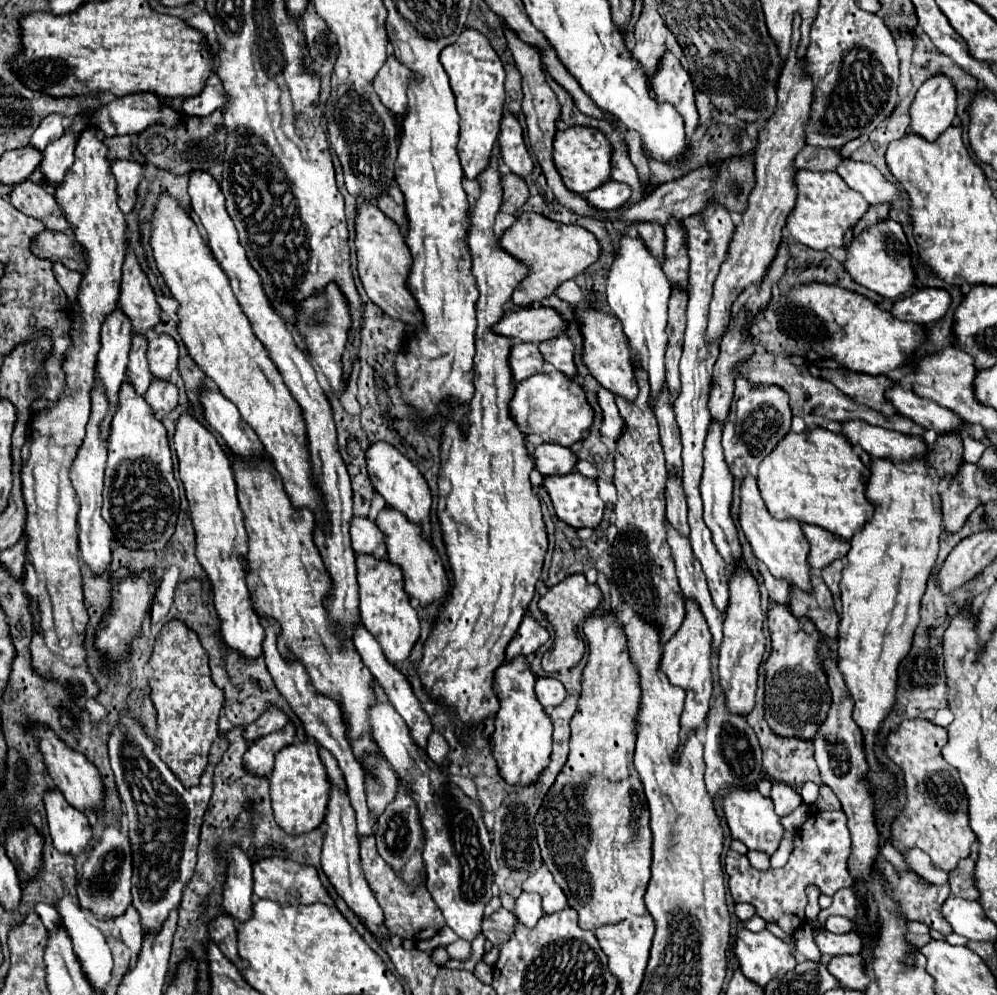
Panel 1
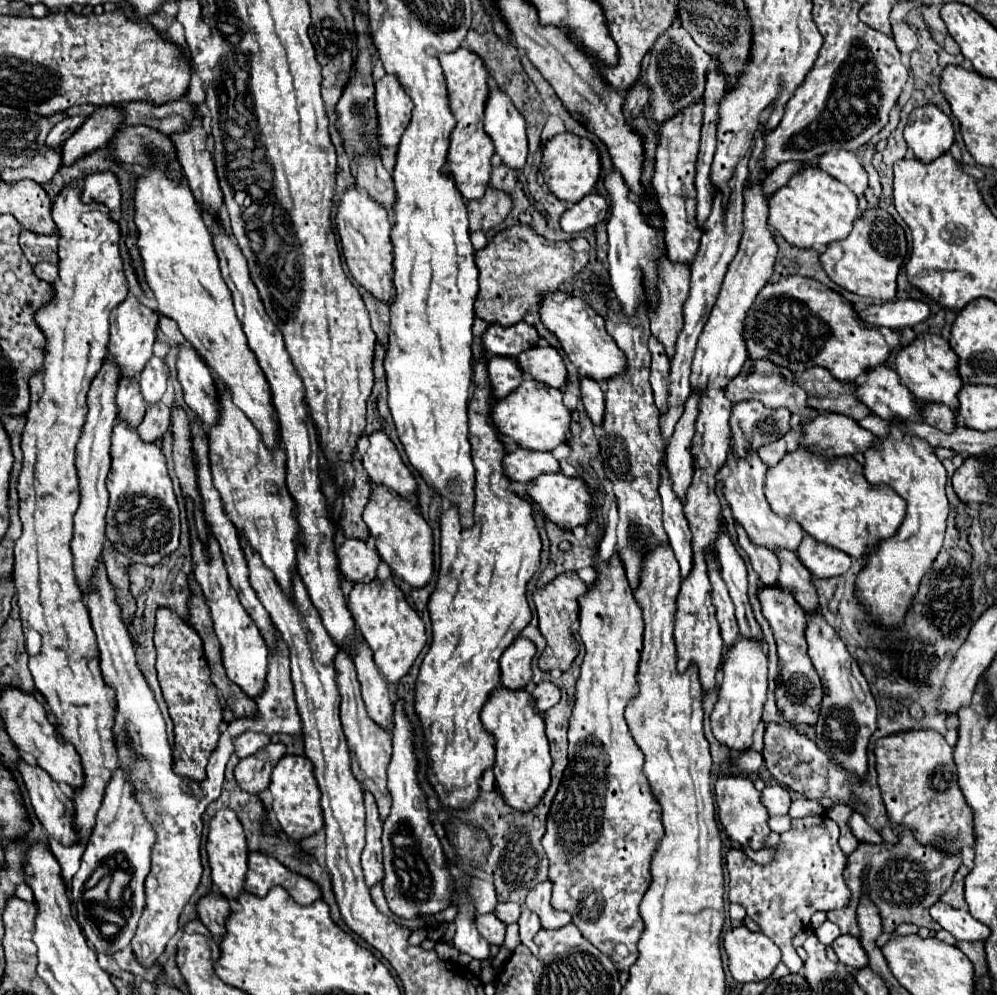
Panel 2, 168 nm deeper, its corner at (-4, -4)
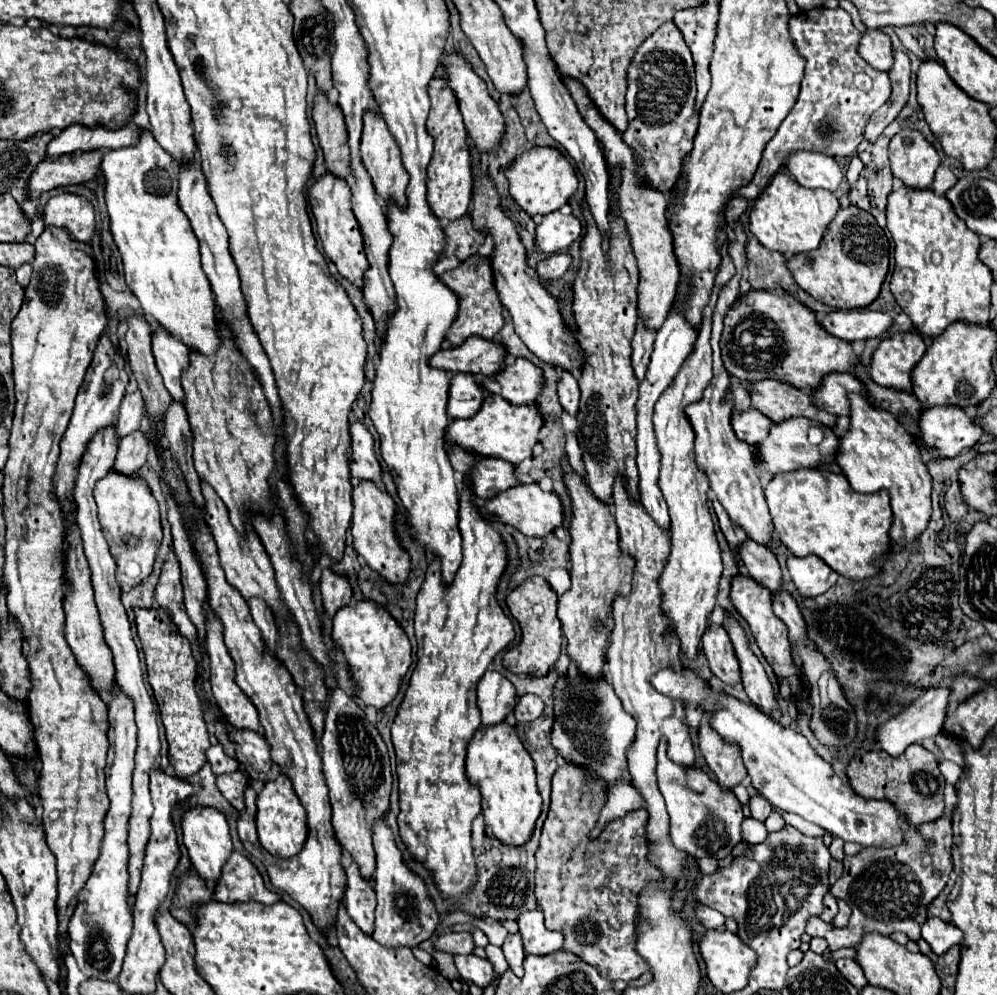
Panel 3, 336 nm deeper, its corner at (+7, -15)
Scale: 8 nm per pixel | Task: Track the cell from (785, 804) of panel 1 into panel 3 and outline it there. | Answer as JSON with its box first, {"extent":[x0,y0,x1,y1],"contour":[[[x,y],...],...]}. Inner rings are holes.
{"extent":[749,796,773,822],"contour":[[[753,796],[749,800],[749,806],[751,806],[751,818],[757,818],[761,822],[765,822],[767,816],[773,812],[773,806],[763,796]]]}

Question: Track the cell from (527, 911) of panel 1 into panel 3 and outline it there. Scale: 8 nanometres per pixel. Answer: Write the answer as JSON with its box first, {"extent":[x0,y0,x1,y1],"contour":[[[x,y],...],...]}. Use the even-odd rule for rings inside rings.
{"extent":[503,932,525,976],"contour":[[[519,932],[517,934],[509,934],[507,938],[505,938],[505,944],[503,944],[503,952],[505,952],[505,958],[507,958],[507,962],[509,962],[509,968],[515,972],[515,976],[523,976],[523,956],[525,956],[525,952],[523,952],[523,940],[521,940],[521,936],[519,936]]]}

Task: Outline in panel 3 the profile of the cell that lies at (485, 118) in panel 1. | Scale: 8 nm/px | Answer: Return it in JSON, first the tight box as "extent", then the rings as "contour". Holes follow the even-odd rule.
{"extent":[427,76,475,220],"contour":[[[445,76],[433,78],[427,86],[429,98],[431,98],[431,110],[427,116],[427,130],[435,138],[435,152],[431,158],[431,164],[427,168],[427,202],[437,218],[457,220],[463,214],[467,214],[471,204],[471,190],[475,176],[471,172],[471,146],[469,136],[465,130],[465,124],[461,120],[459,102],[455,98],[455,92],[449,88],[449,82]]]}

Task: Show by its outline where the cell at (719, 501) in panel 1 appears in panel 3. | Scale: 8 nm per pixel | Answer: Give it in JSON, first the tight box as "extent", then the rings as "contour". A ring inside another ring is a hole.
{"extent":[723,610,777,712],"contour":[[[723,610],[723,616],[725,616],[725,630],[727,630],[727,634],[729,634],[731,642],[733,642],[737,660],[741,664],[741,682],[743,682],[743,688],[745,688],[747,696],[757,706],[775,712],[777,702],[775,702],[773,688],[771,688],[769,678],[767,678],[767,674],[763,670],[763,664],[751,652],[751,646],[749,646],[749,640],[747,640],[747,634],[745,634],[743,626],[731,616],[731,612]]]}

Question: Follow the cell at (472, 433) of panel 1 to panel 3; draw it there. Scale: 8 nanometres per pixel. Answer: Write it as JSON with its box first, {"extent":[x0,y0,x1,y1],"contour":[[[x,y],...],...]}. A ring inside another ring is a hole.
{"extent":[391,482,515,900],"contour":[[[463,482],[463,490],[461,490],[461,498],[459,498],[459,530],[461,530],[461,536],[463,536],[463,562],[461,562],[461,566],[459,566],[459,570],[455,574],[455,580],[451,584],[443,582],[441,568],[439,568],[439,558],[437,556],[435,556],[435,560],[427,568],[427,578],[425,578],[425,582],[421,586],[421,592],[417,596],[417,610],[415,610],[417,666],[415,666],[415,672],[413,672],[413,676],[409,680],[409,688],[405,692],[405,698],[403,698],[401,706],[399,706],[395,722],[391,726],[391,738],[393,738],[393,746],[395,746],[395,754],[397,754],[397,764],[399,764],[397,766],[397,776],[399,776],[399,808],[401,808],[401,814],[399,814],[399,832],[401,832],[401,838],[407,844],[409,852],[433,872],[435,884],[441,890],[441,894],[447,896],[447,898],[453,898],[453,900],[457,900],[459,894],[463,894],[465,890],[469,890],[473,886],[473,882],[475,882],[475,860],[473,860],[473,848],[471,848],[471,822],[481,812],[481,794],[479,794],[479,786],[473,784],[467,778],[467,774],[465,774],[465,746],[471,740],[471,736],[475,734],[475,730],[481,726],[481,712],[477,708],[477,682],[485,674],[485,670],[493,662],[493,658],[501,650],[505,650],[513,642],[513,638],[515,638],[513,622],[509,620],[509,616],[505,614],[505,610],[497,602],[497,586],[499,586],[499,580],[505,574],[507,562],[509,562],[507,544],[505,544],[503,536],[491,526],[491,522],[487,522],[481,516],[479,508],[473,504],[473,498],[475,498],[475,494],[473,494],[473,488],[471,488],[471,482]]]}

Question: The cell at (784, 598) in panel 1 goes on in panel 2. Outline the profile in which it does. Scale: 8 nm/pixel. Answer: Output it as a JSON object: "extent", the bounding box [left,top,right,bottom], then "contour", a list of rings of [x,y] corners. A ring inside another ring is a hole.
{"extent":[736,523,778,585],"contour":[[[736,523],[736,531],[738,531],[738,543],[748,553],[754,571],[760,575],[760,581],[764,585],[778,585],[778,559],[776,559],[776,555],[770,553],[770,549],[762,547],[762,545],[754,545],[750,541],[750,537],[746,535],[746,531],[740,527],[740,523]]]}

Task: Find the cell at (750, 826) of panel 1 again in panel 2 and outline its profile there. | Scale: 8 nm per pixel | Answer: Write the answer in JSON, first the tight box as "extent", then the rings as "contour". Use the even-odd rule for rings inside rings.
{"extent":[714,775,770,849],"contour":[[[740,775],[718,777],[714,783],[714,795],[716,795],[718,819],[724,827],[726,837],[740,845],[748,845],[752,849],[762,849],[762,841],[770,833],[768,811],[760,803],[760,793],[754,789],[752,781],[748,777],[740,777]]]}

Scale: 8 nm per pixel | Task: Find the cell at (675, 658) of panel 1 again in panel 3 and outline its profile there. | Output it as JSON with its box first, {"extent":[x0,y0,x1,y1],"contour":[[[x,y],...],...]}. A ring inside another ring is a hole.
{"extent":[655,242,733,660],"contour":[[[727,242],[721,248],[721,266],[719,274],[715,278],[715,286],[711,292],[711,300],[703,310],[703,322],[699,330],[699,338],[693,346],[693,352],[685,358],[679,374],[673,378],[671,388],[663,392],[655,404],[655,434],[657,434],[657,444],[661,450],[661,480],[659,486],[663,490],[665,502],[669,506],[671,514],[671,554],[665,564],[665,570],[659,578],[659,588],[663,596],[661,610],[667,620],[673,624],[675,636],[681,640],[681,650],[689,660],[695,660],[699,656],[701,648],[701,634],[707,630],[709,624],[709,614],[715,608],[715,598],[717,598],[717,584],[721,578],[721,552],[717,544],[717,536],[713,530],[713,520],[709,514],[707,506],[707,482],[701,478],[699,468],[697,468],[697,456],[695,456],[695,432],[691,428],[684,409],[689,404],[697,402],[703,398],[703,390],[709,386],[713,378],[713,366],[711,366],[711,314],[715,310],[717,298],[721,288],[733,278],[733,262],[729,256]]]}

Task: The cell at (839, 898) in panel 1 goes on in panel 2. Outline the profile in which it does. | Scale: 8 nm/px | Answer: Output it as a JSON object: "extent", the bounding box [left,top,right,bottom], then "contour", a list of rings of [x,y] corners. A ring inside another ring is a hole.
{"extent":[828,827,962,937],"contour":[[[898,827],[898,843],[860,843],[858,849],[848,857],[846,865],[846,885],[852,891],[852,901],[844,909],[828,911],[828,921],[836,923],[842,933],[852,937],[860,937],[860,927],[856,921],[858,897],[862,897],[862,877],[870,879],[870,901],[878,905],[884,933],[894,933],[900,923],[916,923],[918,927],[928,927],[938,931],[940,925],[930,917],[928,909],[940,899],[940,895],[950,887],[956,869],[962,863],[962,853],[954,853],[954,857],[946,857],[946,853],[938,853],[934,845],[918,845],[914,841],[914,833],[910,829]]]}

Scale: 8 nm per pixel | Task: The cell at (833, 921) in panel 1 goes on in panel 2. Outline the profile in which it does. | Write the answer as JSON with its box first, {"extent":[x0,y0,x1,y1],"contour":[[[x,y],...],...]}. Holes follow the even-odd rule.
{"extent":[816,921,842,947],"contour":[[[824,921],[824,923],[816,929],[816,937],[818,937],[818,941],[822,941],[826,947],[832,945],[832,941],[838,939],[840,935],[842,935],[842,933],[840,933],[838,925],[834,925],[832,921]]]}

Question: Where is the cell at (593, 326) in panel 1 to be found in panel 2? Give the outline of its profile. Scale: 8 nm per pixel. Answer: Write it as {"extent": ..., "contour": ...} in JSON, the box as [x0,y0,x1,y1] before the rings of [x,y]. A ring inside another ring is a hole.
{"extent":[538,293,626,381],"contour":[[[544,293],[542,295],[542,303],[538,305],[538,315],[542,325],[556,335],[556,339],[560,341],[560,349],[568,355],[568,359],[588,377],[596,379],[596,381],[606,381],[612,375],[618,375],[626,369],[626,357],[624,353],[618,349],[616,341],[606,333],[604,327],[604,319],[592,311],[590,305],[586,305],[580,297],[574,295],[566,295],[566,293]]]}

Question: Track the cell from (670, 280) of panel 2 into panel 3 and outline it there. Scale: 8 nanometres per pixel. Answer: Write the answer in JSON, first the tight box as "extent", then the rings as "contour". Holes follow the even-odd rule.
{"extent":[561,76,681,330],"contour":[[[561,76],[561,80],[567,86],[567,90],[571,92],[571,98],[575,100],[577,110],[583,116],[585,124],[597,134],[599,142],[603,144],[607,166],[611,166],[611,170],[619,170],[621,184],[617,192],[613,194],[613,206],[617,206],[617,214],[625,220],[627,234],[633,246],[633,254],[639,264],[639,286],[637,286],[639,318],[643,320],[645,328],[659,330],[663,320],[667,318],[667,312],[671,310],[671,304],[677,294],[677,284],[681,278],[679,260],[673,252],[673,236],[671,236],[667,216],[665,216],[669,198],[663,192],[659,192],[657,188],[651,188],[649,182],[643,176],[639,176],[639,168],[643,160],[639,160],[639,156],[625,144],[621,132],[617,132],[617,128],[613,128],[603,116],[599,116],[599,108],[589,100],[585,86],[579,80],[569,78],[569,76]]]}

